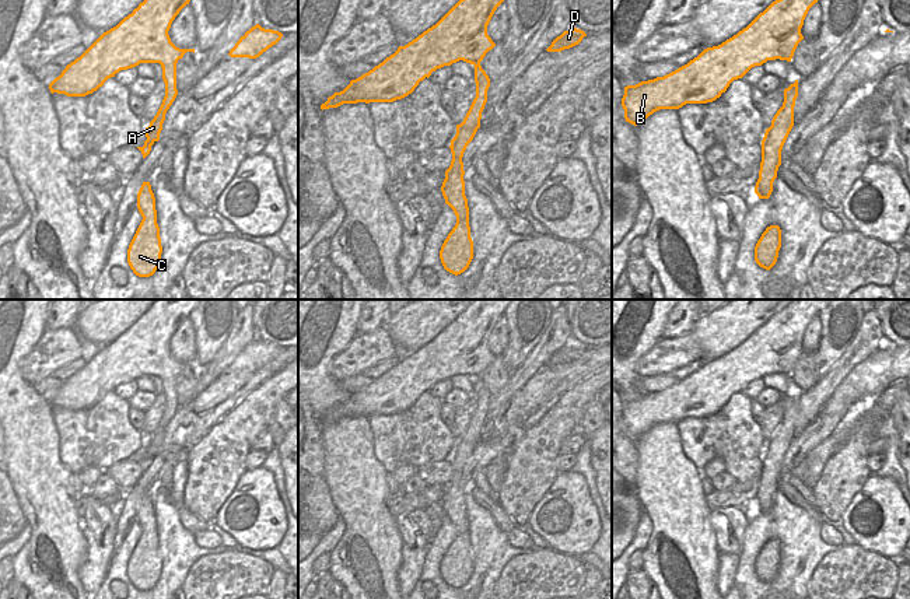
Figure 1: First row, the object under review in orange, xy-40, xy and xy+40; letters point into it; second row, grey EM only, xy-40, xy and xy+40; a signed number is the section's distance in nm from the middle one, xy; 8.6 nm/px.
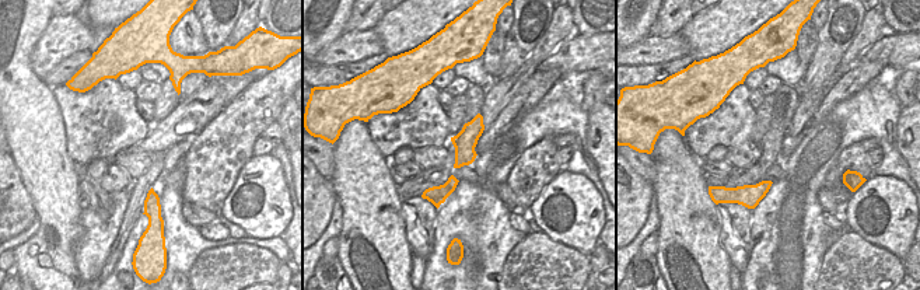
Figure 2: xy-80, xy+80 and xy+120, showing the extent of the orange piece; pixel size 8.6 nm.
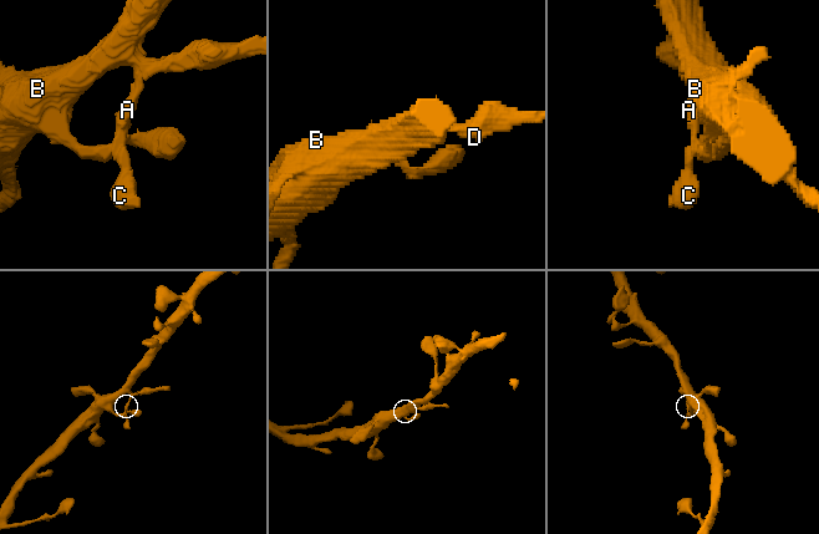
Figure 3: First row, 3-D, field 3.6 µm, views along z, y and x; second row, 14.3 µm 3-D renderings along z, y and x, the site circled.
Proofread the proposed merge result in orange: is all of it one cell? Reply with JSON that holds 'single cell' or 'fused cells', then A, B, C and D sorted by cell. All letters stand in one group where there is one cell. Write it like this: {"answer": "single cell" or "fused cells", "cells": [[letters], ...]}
{"answer": "single cell", "cells": [["A", "B", "C", "D"]]}

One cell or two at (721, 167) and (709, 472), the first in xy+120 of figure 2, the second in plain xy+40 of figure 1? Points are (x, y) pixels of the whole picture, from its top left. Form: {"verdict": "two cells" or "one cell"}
{"verdict": "two cells"}

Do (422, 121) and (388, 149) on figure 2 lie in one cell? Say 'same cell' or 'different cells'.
same cell

